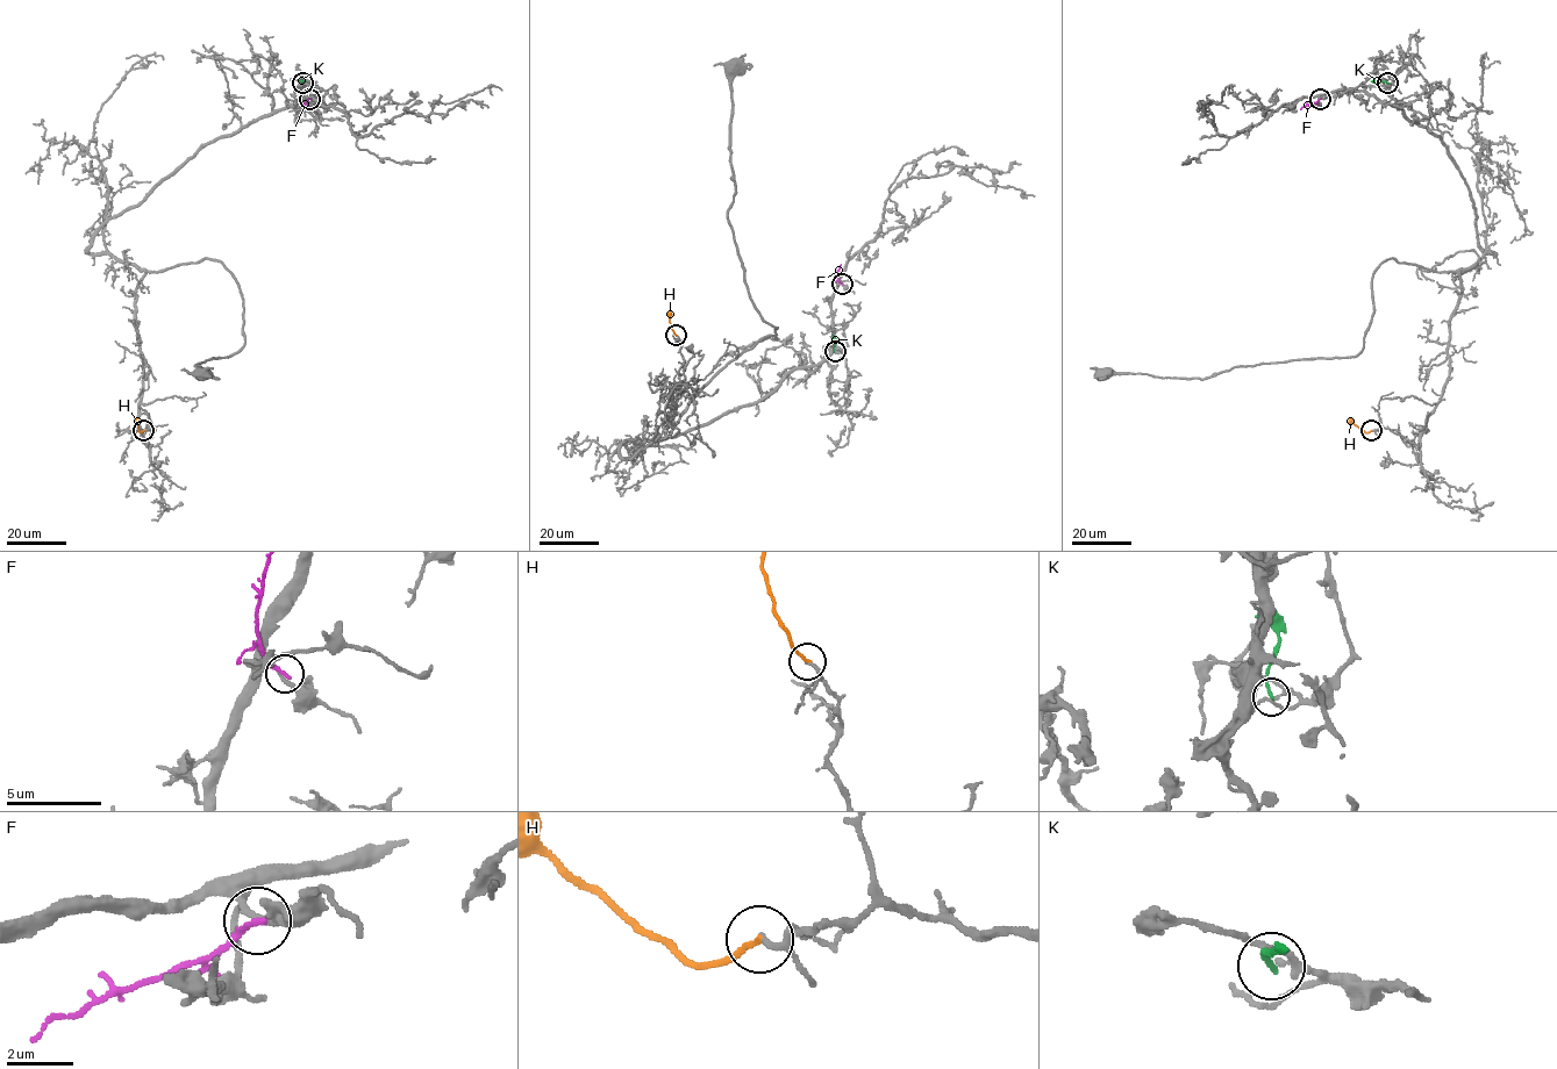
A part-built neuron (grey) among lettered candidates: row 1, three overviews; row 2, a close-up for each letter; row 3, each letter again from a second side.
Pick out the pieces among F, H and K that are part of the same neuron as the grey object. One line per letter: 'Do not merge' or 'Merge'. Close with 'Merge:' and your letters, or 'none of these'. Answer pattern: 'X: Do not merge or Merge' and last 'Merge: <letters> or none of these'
F: Do not merge
H: Do not merge
K: Do not merge
Merge: none of these

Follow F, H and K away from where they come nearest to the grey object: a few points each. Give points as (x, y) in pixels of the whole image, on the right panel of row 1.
F: (1320, 98), (1300, 109)
H: (1372, 430), (1364, 431), (1349, 418)
K: (1388, 83), (1371, 81)

